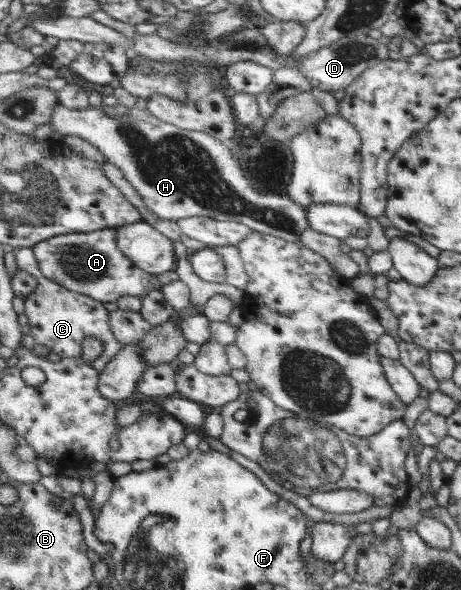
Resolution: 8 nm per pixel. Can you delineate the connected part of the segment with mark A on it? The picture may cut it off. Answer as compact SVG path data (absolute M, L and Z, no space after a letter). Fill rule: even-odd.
M110 227L101 231L66 233L51 237L33 248L39 258L44 277L59 282L68 290L83 293L104 303L118 302L123 296L140 296L144 299L150 292L164 289L164 283L160 282L159 274L142 269L123 252L123 249L120 249L119 227Z

